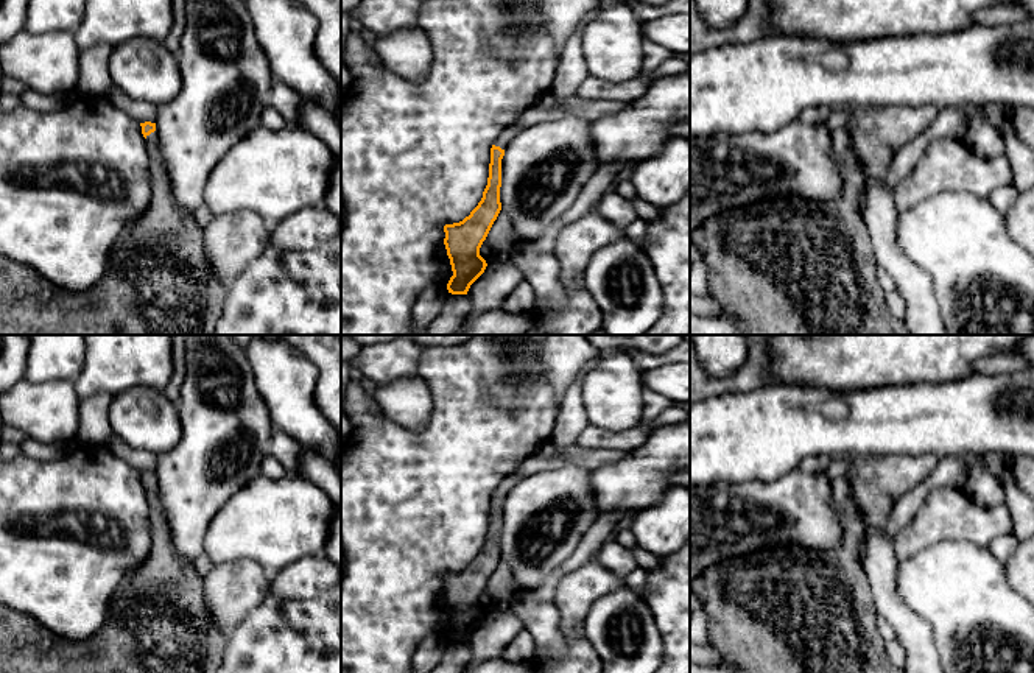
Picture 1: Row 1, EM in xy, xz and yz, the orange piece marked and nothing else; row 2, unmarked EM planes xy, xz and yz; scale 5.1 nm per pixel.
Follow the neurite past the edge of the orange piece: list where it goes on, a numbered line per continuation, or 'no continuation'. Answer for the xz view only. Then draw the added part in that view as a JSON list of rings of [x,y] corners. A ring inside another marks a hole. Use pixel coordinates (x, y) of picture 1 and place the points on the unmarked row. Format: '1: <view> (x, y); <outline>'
1: xz (505, 486); [[[515,474],[508,475],[495,489],[495,495],[500,495],[501,499],[506,499],[509,494],[511,488],[515,486],[515,483],[520,480]]]

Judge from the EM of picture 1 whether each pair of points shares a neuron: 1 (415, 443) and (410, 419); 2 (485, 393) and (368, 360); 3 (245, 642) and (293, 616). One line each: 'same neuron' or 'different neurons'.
1: different neurons
2: different neurons
3: same neuron

